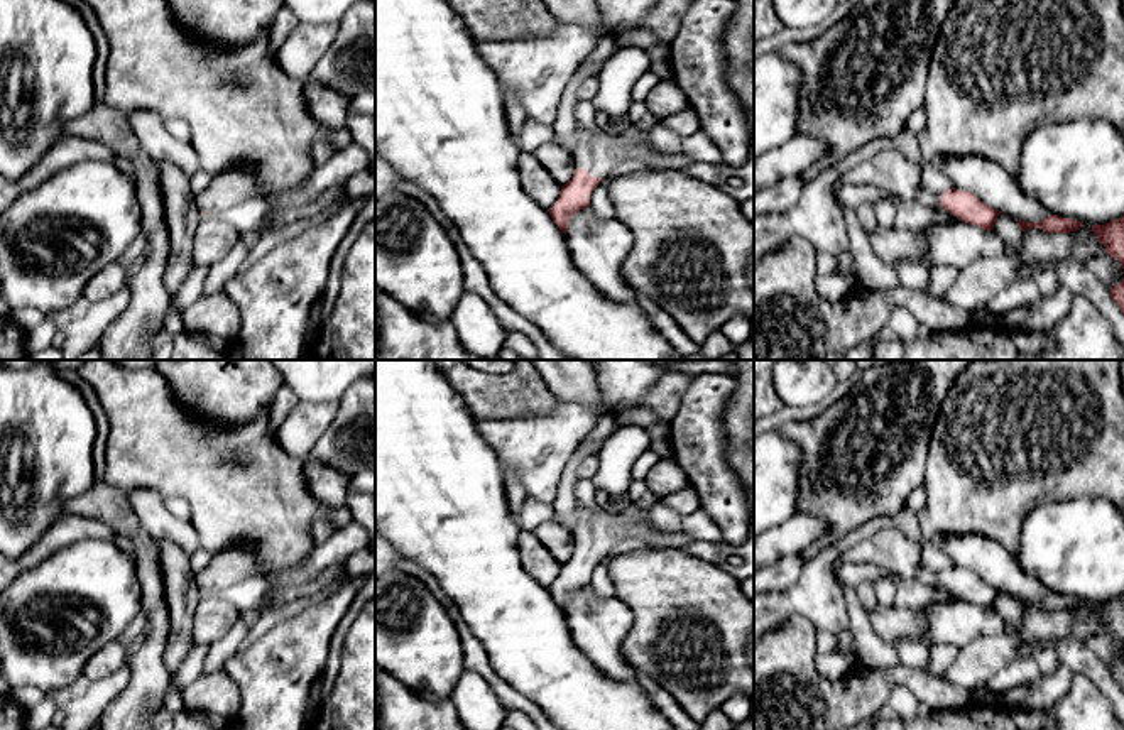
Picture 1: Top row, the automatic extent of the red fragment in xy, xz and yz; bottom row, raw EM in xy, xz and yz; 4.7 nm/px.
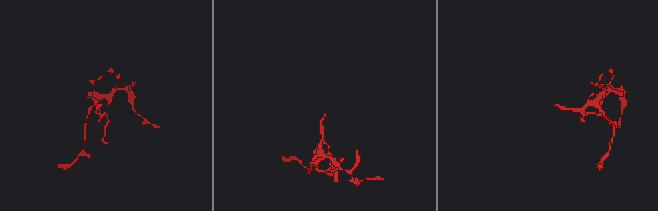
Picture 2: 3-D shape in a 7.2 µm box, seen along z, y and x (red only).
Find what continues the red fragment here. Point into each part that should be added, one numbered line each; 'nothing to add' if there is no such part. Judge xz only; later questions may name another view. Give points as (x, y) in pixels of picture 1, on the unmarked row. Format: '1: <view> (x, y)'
1: xz (599, 529)

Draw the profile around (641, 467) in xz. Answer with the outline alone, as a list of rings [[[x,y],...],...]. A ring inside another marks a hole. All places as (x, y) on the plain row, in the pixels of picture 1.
[[[646,449],[630,466],[632,480],[646,480],[649,470],[659,461],[659,456],[652,449]]]

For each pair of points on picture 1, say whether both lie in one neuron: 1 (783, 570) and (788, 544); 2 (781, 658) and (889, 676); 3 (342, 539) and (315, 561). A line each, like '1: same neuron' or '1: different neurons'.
1: different neurons
2: same neuron
3: same neuron

